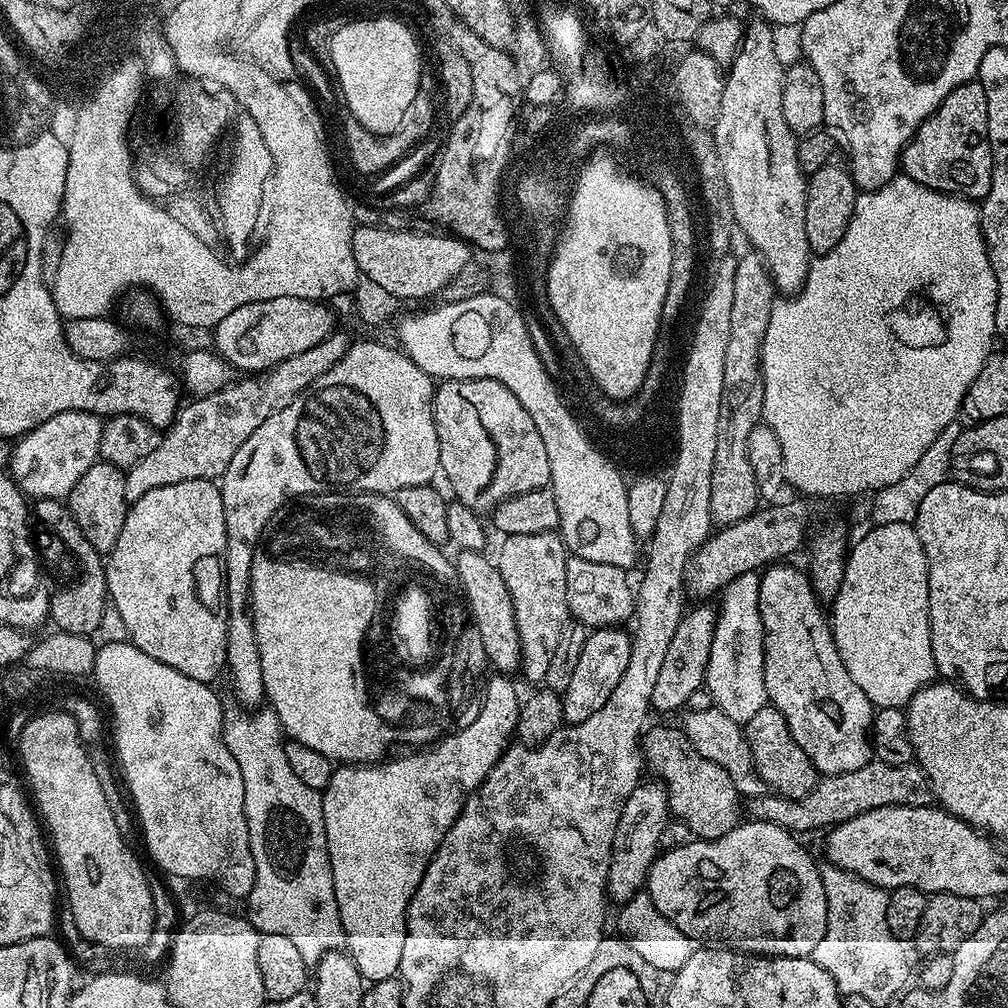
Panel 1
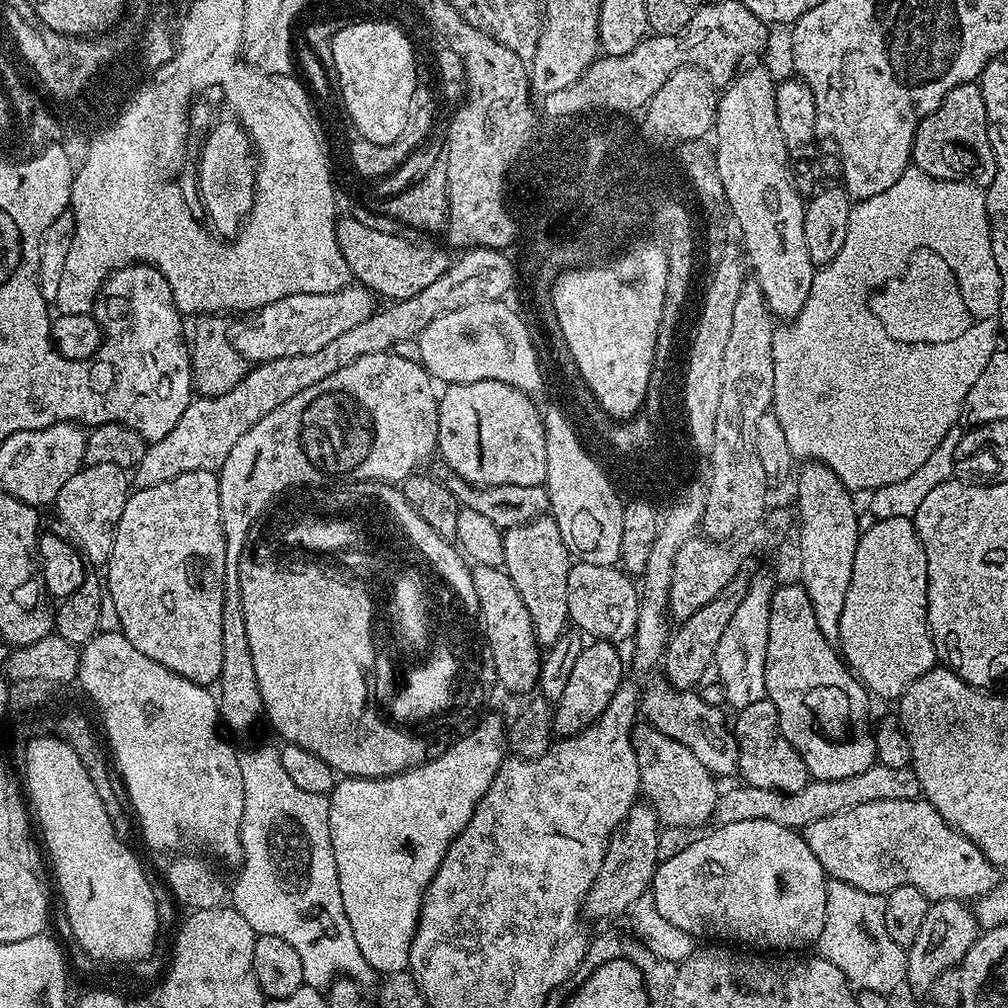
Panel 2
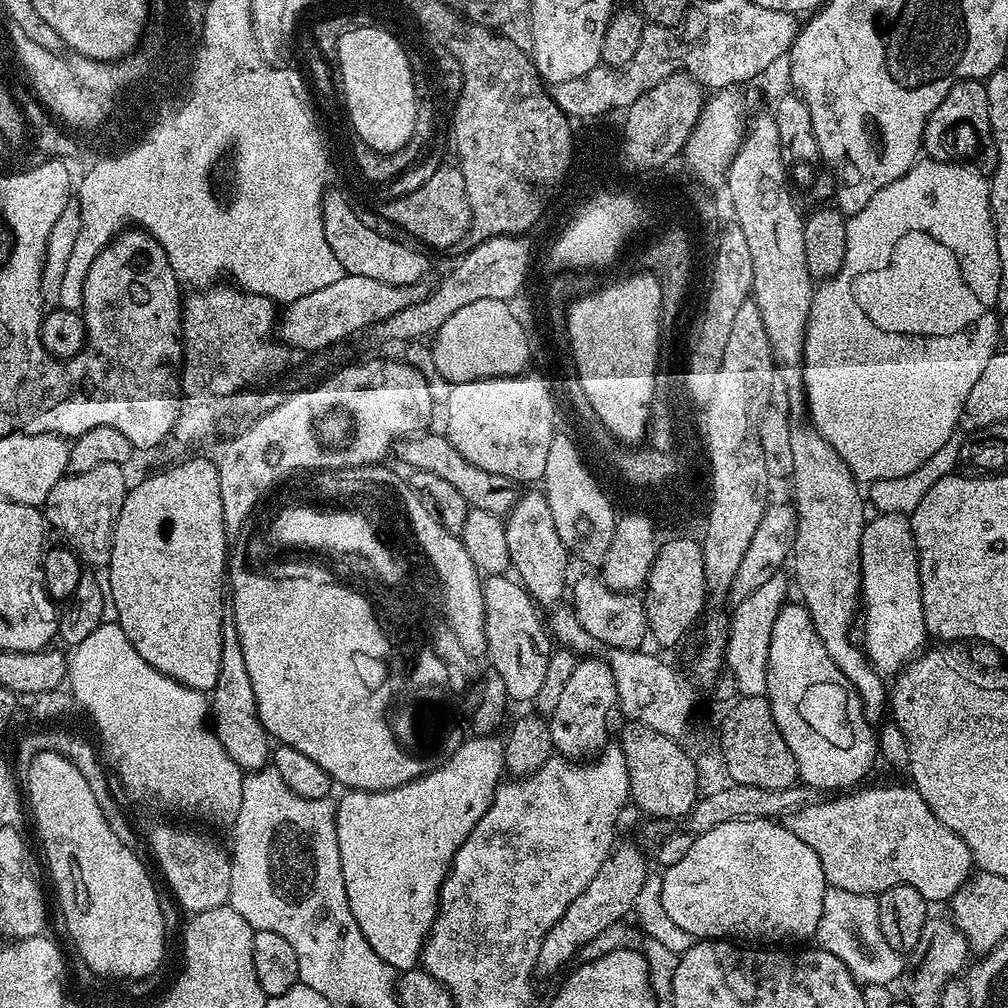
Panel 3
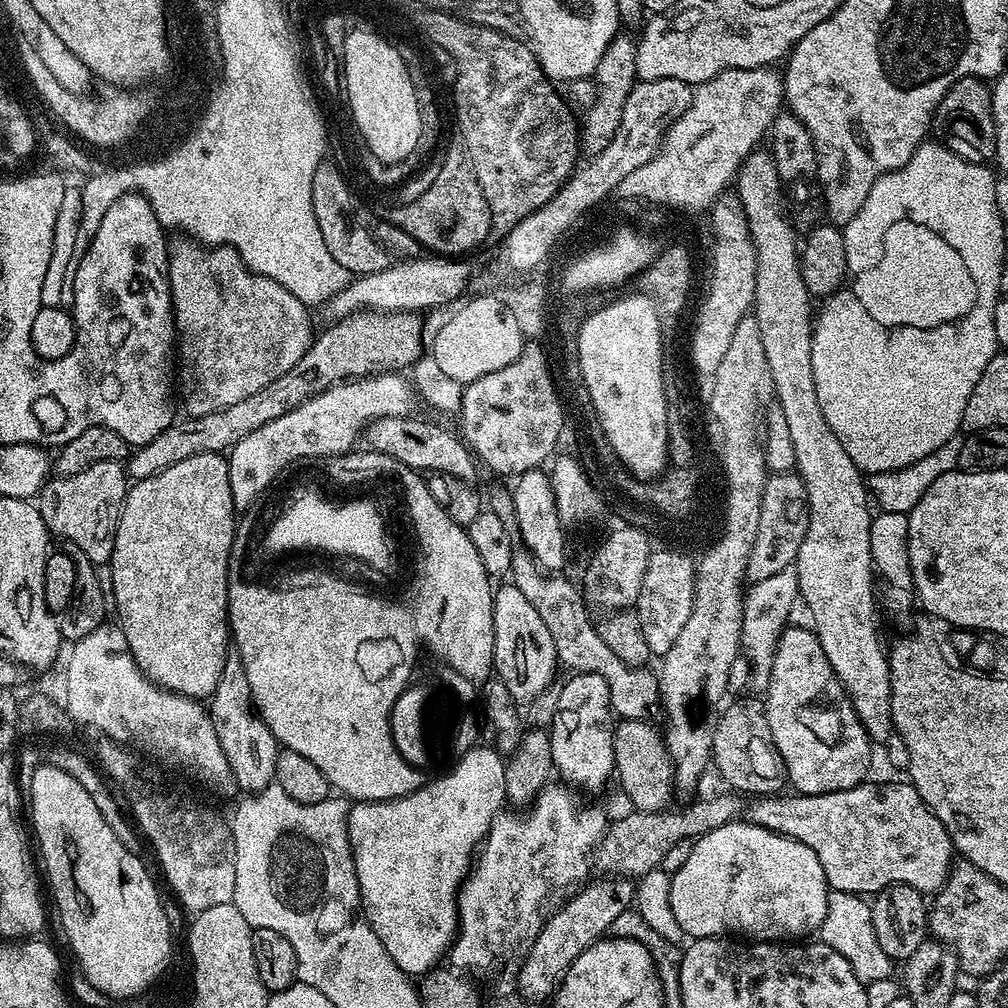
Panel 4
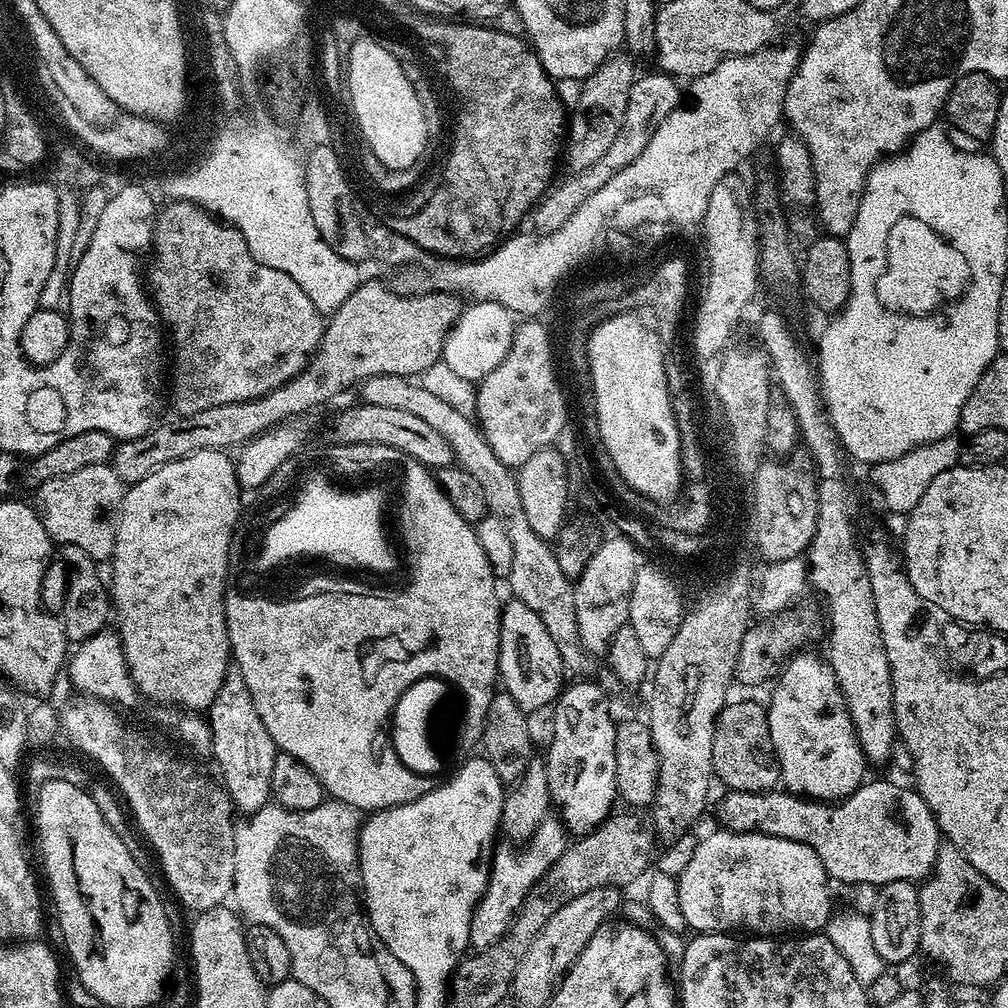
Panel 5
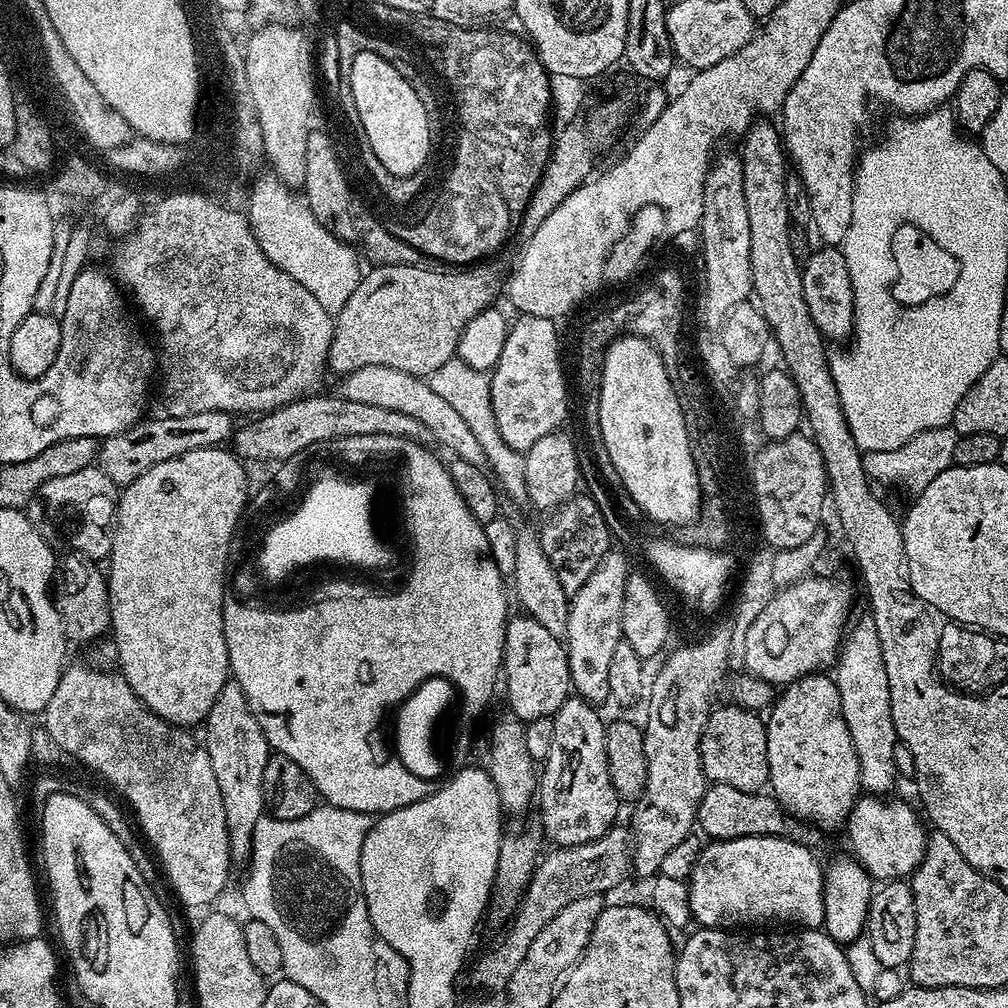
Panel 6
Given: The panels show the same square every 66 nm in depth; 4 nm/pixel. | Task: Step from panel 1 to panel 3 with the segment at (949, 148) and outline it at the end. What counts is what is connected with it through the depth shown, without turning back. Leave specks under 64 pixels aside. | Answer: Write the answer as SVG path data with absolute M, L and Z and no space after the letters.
M963 80L942 98L924 127L923 151L933 160L967 162L971 167L992 170L996 166L996 143L990 126L988 86L984 80Z

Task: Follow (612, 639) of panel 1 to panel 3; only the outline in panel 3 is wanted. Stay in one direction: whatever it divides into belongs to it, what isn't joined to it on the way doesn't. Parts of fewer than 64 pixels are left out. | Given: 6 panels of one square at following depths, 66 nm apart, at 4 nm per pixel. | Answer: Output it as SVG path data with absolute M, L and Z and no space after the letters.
M602 658L577 659L574 674L570 674L562 689L558 706L554 706L548 720L553 749L559 755L569 758L588 758L599 753L609 739L608 711L615 709L617 704L616 683L608 663Z

